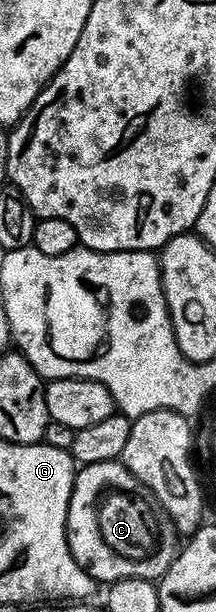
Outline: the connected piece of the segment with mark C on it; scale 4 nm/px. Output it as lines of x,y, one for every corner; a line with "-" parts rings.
119,461
78,468
67,506
67,544
79,568
91,574
96,584
110,585
123,578
158,581
175,560
174,523
167,521
162,527
150,502
147,504
139,495
132,499
127,495
111,495
107,488
135,486
133,473

